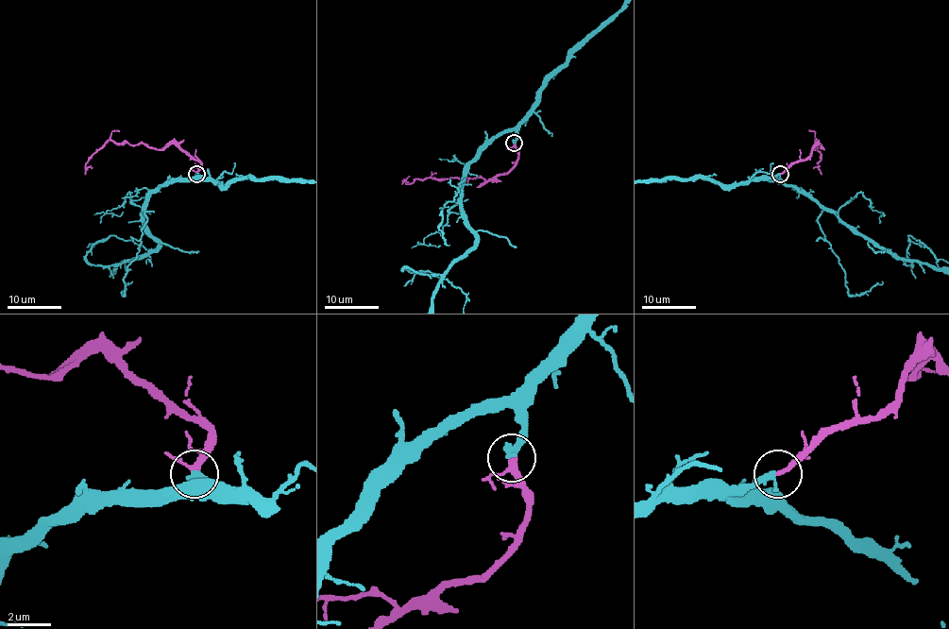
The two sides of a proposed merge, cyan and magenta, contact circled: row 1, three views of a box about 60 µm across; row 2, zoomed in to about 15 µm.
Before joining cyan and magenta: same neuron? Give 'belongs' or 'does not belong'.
belongs

